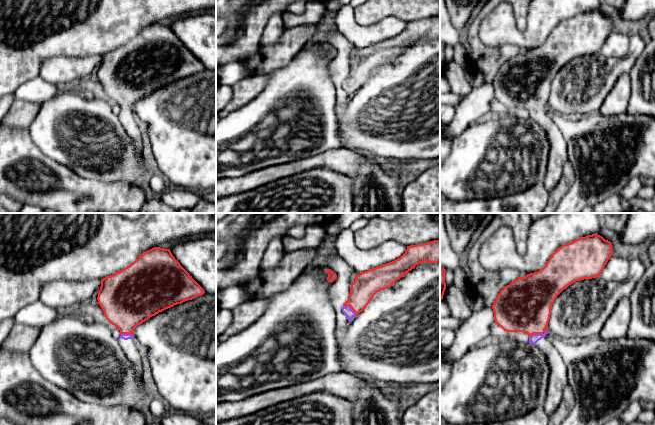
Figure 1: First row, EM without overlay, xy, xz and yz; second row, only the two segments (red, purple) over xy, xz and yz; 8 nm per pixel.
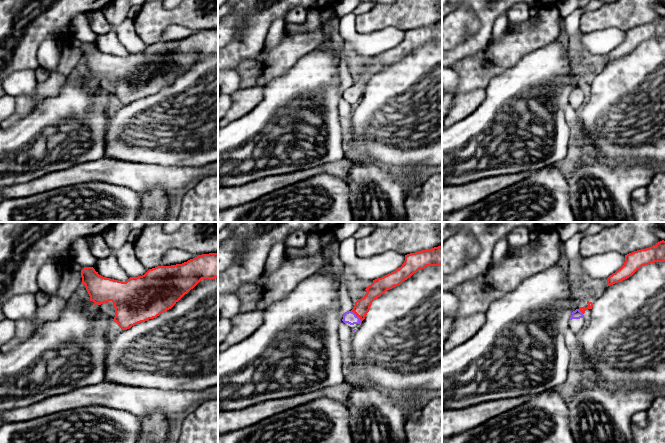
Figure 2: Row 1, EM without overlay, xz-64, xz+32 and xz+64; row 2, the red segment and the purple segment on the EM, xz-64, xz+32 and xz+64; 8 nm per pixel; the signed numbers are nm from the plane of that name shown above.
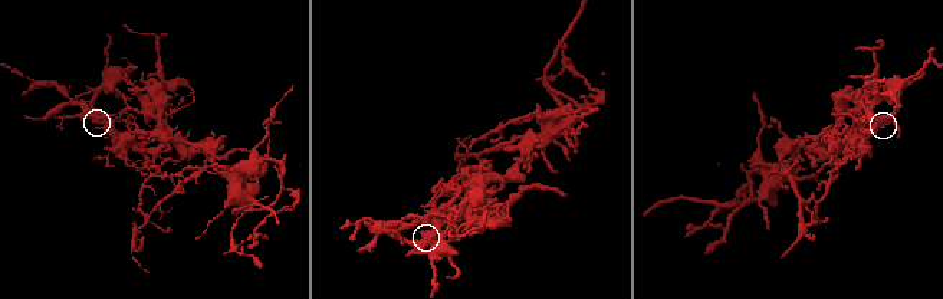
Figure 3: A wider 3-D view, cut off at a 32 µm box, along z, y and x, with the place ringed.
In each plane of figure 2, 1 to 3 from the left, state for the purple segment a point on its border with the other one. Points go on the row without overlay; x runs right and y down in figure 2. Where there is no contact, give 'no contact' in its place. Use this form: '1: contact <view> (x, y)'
1: no contact
2: contact xz+32 (357, 91)
3: contact xz+64 (581, 87)

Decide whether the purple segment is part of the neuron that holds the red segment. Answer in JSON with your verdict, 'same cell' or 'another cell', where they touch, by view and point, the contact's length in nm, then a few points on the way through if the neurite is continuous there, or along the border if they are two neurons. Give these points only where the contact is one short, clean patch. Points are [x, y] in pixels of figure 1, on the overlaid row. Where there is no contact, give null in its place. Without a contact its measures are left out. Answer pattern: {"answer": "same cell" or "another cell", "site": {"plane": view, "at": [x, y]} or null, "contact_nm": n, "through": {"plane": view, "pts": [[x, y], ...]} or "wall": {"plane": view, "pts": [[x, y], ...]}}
{"answer": "same cell", "site": {"plane": "yz", "at": [538, 333]}, "contact_nm": 160, "through": {"plane": "yz", "pts": [[525, 305], [530, 311], [538, 333], [534, 338]]}}

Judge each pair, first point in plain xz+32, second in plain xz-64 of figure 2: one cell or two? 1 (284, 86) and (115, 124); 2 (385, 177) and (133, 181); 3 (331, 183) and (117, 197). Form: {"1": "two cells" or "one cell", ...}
{"1": "two cells", "2": "two cells", "3": "one cell"}

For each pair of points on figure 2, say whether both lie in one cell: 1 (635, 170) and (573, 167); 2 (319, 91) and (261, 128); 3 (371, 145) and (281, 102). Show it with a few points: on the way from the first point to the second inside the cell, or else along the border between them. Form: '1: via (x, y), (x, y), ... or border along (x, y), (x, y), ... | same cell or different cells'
1: via (620, 172), (588, 172) | same cell
2: via (305, 105), (289, 121), (275, 122) | same cell
3: border along (343, 123), (345, 131), (344, 151) | different cells

